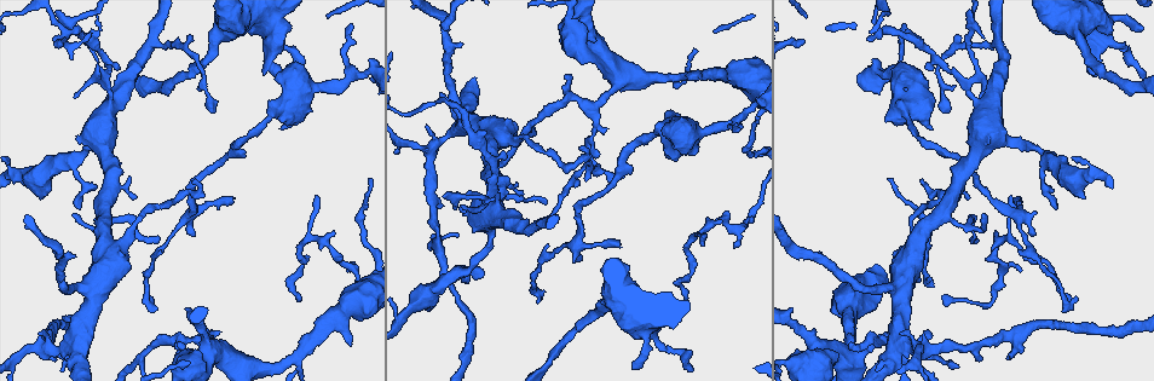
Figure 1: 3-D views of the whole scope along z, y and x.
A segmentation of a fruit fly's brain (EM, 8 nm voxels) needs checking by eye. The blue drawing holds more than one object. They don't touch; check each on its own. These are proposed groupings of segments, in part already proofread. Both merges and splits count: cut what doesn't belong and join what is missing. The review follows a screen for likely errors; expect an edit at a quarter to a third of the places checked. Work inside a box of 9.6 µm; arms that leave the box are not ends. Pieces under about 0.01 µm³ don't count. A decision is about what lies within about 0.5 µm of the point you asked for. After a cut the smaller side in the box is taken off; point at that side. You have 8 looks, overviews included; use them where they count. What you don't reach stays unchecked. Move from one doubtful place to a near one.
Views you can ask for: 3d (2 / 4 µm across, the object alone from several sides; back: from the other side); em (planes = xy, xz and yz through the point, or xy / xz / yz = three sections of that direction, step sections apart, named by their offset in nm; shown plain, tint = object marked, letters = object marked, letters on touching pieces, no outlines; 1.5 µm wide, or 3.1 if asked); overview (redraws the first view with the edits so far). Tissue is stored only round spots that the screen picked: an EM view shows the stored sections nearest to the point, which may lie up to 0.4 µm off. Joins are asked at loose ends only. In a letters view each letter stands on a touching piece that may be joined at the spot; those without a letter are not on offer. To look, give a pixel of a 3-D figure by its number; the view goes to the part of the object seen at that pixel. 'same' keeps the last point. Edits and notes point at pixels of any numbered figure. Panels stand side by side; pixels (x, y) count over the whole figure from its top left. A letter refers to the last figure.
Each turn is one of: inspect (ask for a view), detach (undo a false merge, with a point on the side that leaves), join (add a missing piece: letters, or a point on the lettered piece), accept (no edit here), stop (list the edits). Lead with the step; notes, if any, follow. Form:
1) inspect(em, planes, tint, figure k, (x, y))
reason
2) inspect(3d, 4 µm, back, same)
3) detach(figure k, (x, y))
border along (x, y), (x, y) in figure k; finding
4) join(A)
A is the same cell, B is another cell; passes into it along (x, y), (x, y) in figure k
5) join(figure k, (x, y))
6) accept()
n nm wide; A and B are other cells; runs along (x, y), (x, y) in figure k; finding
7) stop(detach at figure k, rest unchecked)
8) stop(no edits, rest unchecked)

inspect(3d, 2 µm, figure 1, (623, 178))
thin end

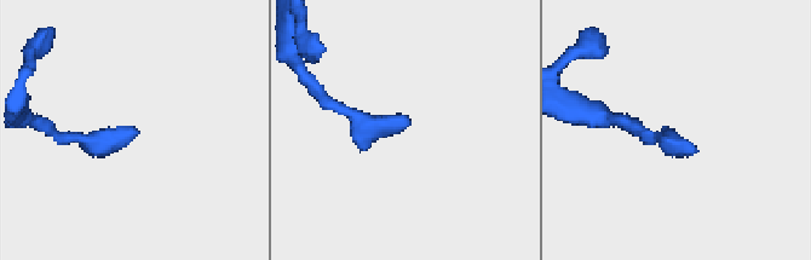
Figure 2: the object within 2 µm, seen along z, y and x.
inspect(em, planes, letters, figure 2, (666, 133))

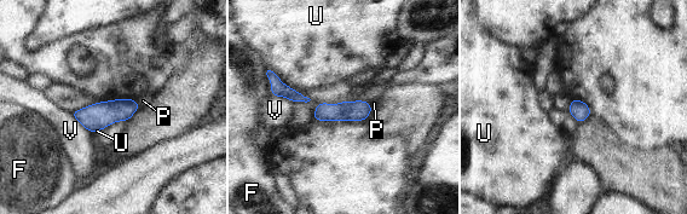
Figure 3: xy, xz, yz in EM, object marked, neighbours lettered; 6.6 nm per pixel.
accept()
F, P, U and V are other cells; runs along (368, 108), (323, 111), (317, 116) in figure 3; no lettered piece goes on from it

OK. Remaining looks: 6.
inspect(em, yz, step 8, plain, figure 1, (848, 345))
branch stops here

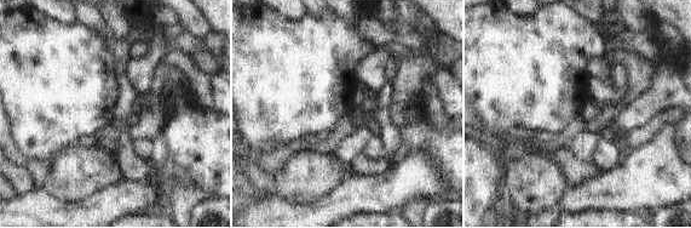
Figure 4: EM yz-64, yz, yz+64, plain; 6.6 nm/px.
inspect(em, yz, step 8, letters, same)

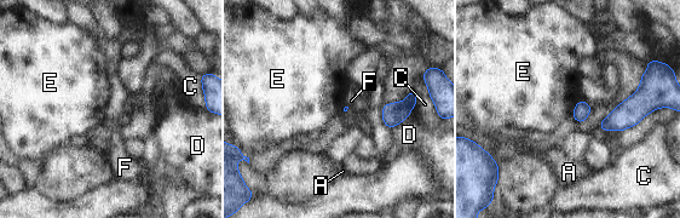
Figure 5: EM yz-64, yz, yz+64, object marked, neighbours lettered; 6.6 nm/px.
accept()
E touches over 130 nm; A, C, D, E and F are other cells; none of them fits

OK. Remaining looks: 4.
inspect(em, xz, step 8, letters, figure 1, (733, 246))
tapers out

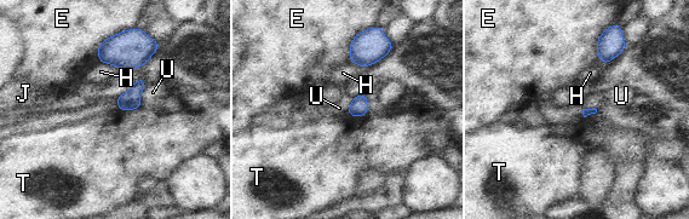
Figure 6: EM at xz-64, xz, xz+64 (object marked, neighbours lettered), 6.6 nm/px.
accept()
E, H, J, T and U are other cells; border along (147, 85), (139, 96), (141, 103) in figure 6; none of them fits

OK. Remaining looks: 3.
stop(no edits, rest unchecked)

